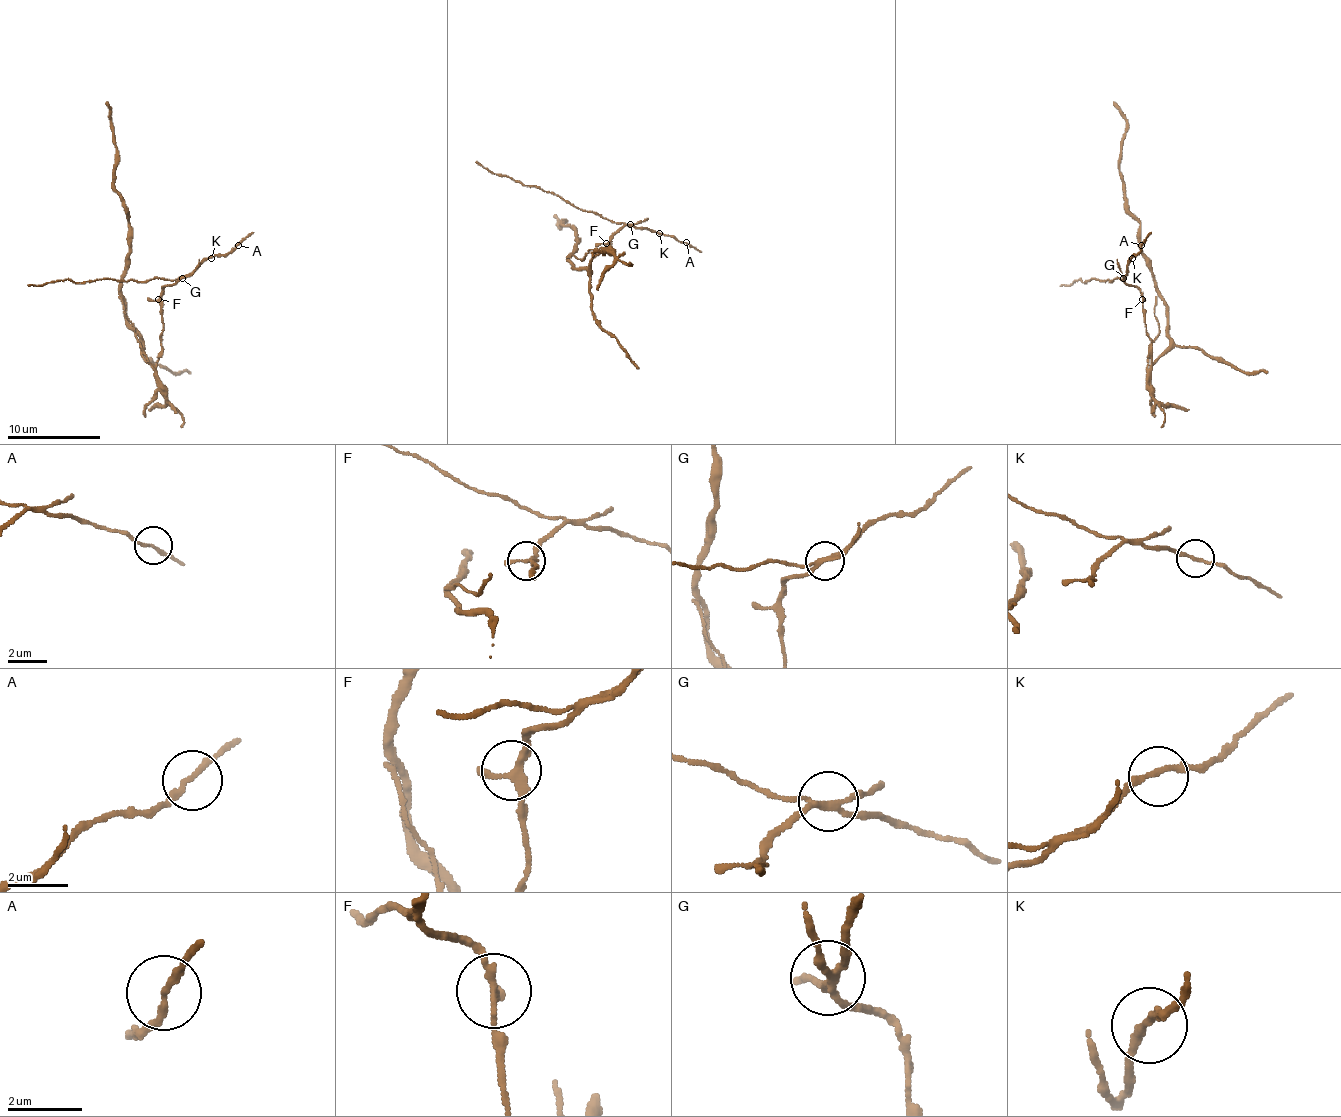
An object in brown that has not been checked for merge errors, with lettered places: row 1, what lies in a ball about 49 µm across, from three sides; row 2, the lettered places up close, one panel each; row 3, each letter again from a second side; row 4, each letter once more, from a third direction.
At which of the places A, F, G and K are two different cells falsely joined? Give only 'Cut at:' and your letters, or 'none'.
Cut at: F, G

